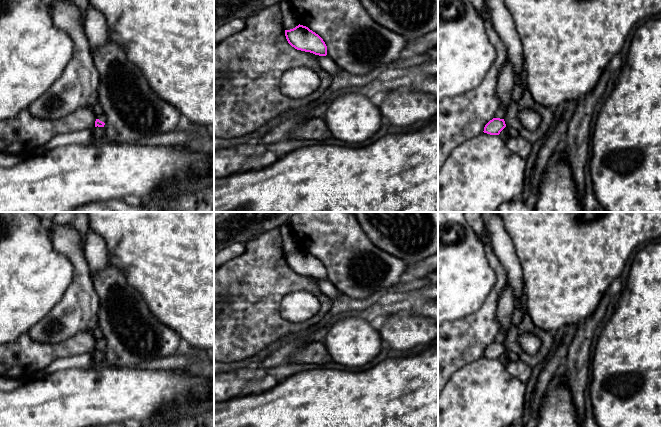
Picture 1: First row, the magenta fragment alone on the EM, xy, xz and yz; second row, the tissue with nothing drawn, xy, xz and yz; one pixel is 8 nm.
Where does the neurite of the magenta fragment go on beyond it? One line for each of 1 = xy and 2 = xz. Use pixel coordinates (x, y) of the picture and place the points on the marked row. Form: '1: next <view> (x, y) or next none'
1: next xy (102, 118)
2: next none

